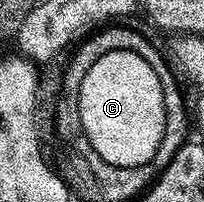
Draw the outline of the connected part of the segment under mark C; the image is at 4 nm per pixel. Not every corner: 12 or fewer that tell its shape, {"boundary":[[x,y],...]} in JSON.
{"boundary":[[102,54],[80,87],[90,146],[151,162],[166,126],[146,58]]}

